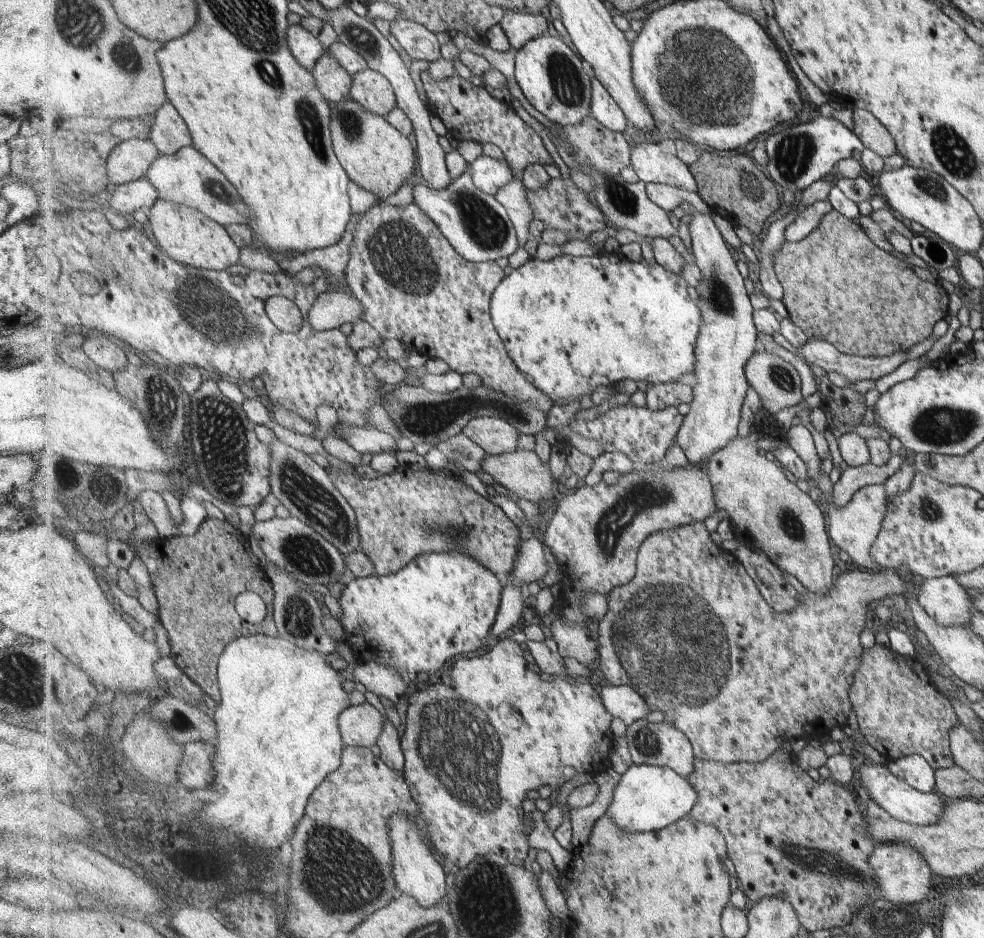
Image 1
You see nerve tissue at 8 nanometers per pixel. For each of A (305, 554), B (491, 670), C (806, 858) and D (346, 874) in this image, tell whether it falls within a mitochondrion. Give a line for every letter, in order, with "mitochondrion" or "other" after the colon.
A: mitochondrion
B: other
C: mitochondrion
D: mitochondrion

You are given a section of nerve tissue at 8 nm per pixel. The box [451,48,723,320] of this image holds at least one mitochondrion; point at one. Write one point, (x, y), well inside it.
(566, 82)

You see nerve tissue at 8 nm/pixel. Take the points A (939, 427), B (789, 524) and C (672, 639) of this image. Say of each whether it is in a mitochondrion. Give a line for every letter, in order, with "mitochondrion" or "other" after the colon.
A: mitochondrion
B: mitochondrion
C: mitochondrion

